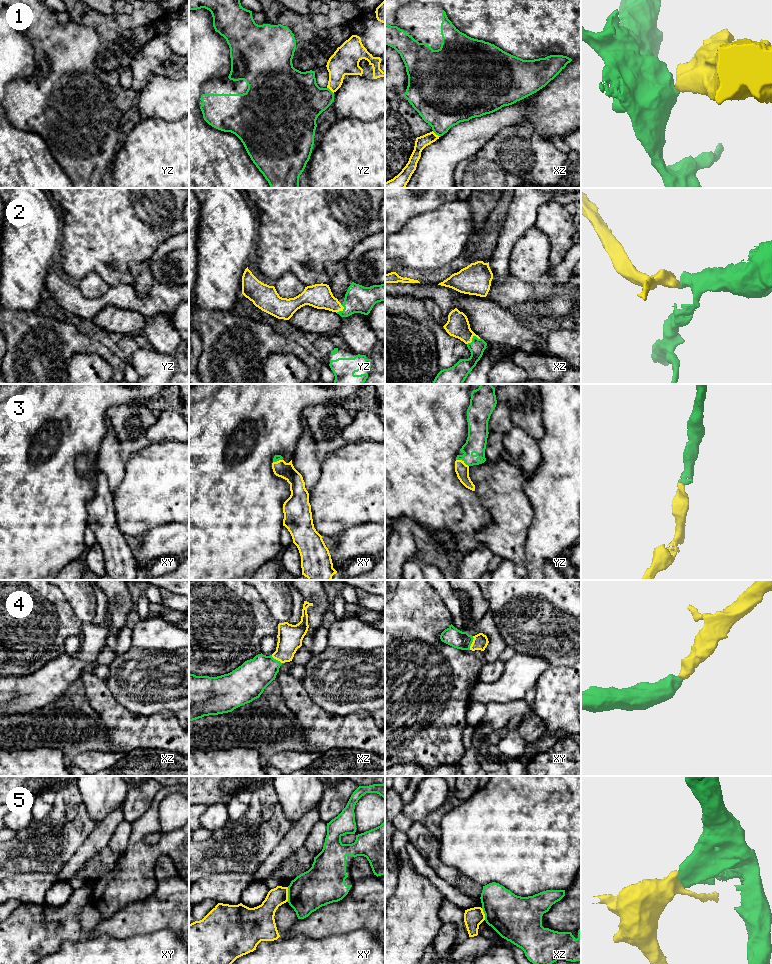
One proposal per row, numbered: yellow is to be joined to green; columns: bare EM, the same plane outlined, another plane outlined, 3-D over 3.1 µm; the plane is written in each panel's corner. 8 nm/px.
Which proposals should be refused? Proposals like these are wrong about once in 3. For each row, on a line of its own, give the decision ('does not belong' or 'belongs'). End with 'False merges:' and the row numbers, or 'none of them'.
1: does not belong
2: belongs
3: belongs
4: belongs
5: does not belong
False merges: 1, 5

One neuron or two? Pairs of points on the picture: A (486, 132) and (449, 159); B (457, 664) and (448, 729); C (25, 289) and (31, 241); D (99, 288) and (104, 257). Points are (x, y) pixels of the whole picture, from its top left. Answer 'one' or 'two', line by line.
A: one
B: one
C: one
D: two

